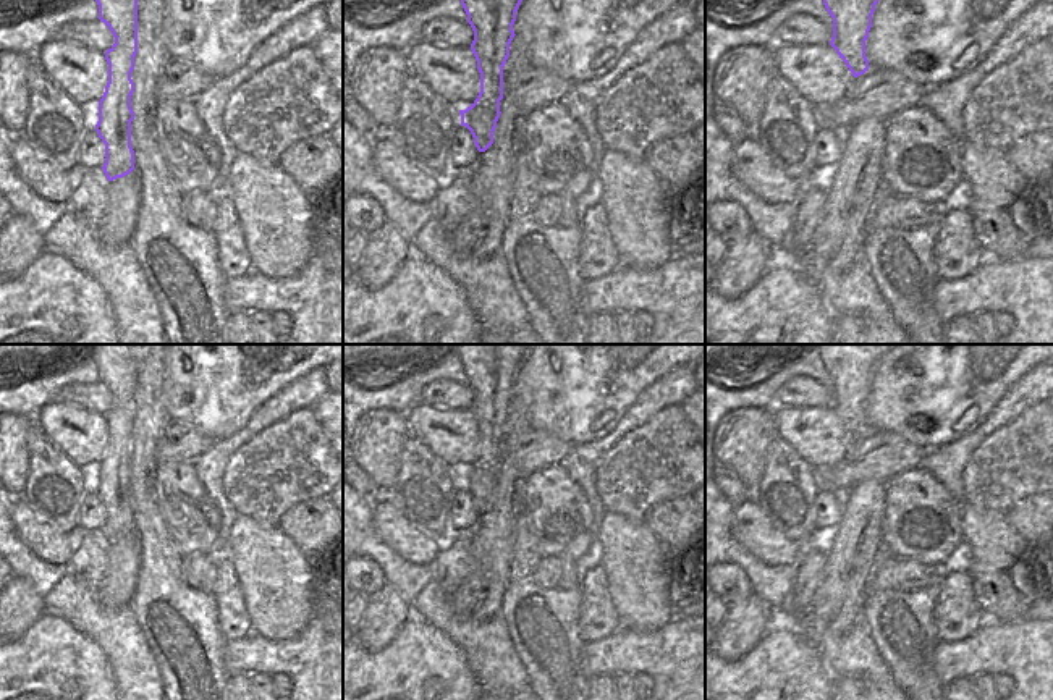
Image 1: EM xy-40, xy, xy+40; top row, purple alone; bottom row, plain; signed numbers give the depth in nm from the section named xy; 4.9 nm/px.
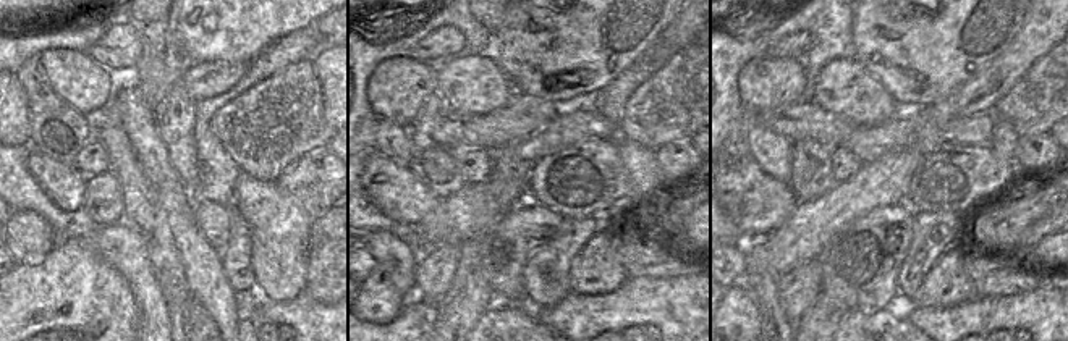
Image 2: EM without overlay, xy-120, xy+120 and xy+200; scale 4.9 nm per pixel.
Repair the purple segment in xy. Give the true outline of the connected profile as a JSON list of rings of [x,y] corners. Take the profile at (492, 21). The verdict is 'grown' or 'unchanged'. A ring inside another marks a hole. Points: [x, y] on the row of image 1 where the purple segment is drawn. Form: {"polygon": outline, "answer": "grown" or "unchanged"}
{"polygon": [[[461,0],[467,23],[474,31],[471,50],[480,73],[480,92],[466,108],[459,110],[479,152],[493,144],[493,131],[500,118],[503,99],[503,66],[510,57],[510,44],[516,36],[513,24],[522,0]]], "answer": "unchanged"}

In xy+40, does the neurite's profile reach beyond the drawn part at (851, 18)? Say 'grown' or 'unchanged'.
unchanged

